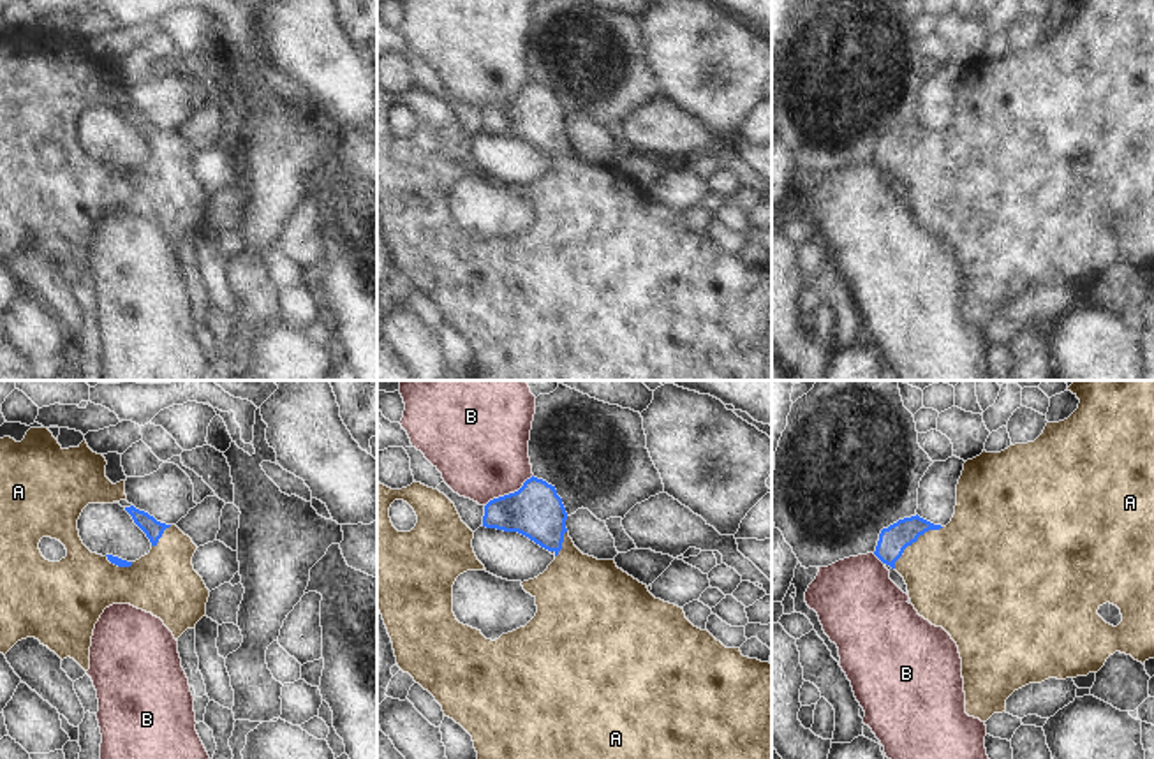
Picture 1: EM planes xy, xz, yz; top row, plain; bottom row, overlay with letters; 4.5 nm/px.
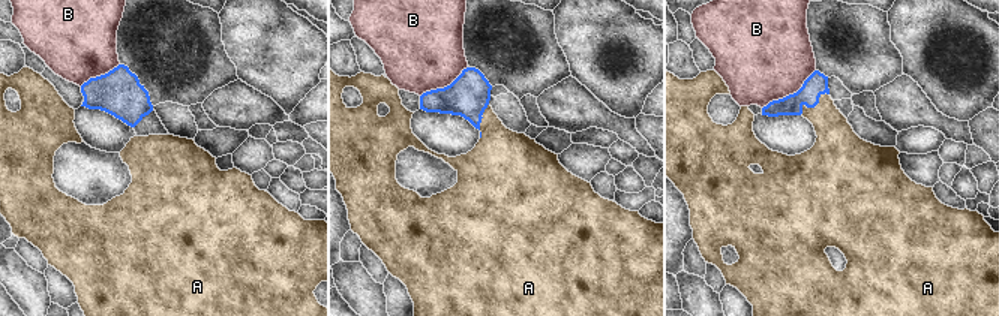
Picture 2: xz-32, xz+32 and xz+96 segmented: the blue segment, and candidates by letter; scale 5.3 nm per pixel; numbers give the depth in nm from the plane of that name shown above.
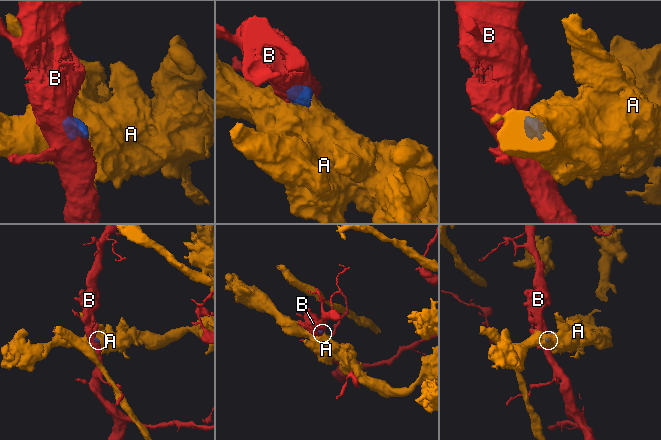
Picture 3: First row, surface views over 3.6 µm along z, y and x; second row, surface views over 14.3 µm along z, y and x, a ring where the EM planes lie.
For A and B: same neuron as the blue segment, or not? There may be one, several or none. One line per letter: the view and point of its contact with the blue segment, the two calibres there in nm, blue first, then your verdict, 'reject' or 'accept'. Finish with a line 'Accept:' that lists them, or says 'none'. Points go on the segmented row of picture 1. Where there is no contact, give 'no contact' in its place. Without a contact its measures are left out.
A: contact yz (915, 541); calibres 130 and 460 nm; accept
B: contact xz (510, 493); calibres 240 and 440 nm; reject
Accept: A

